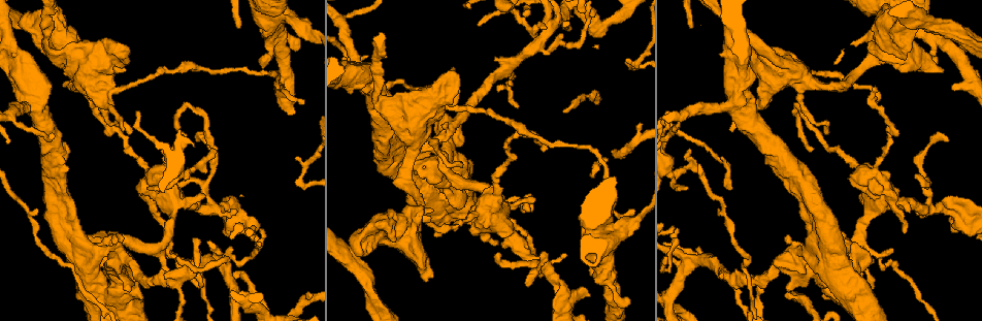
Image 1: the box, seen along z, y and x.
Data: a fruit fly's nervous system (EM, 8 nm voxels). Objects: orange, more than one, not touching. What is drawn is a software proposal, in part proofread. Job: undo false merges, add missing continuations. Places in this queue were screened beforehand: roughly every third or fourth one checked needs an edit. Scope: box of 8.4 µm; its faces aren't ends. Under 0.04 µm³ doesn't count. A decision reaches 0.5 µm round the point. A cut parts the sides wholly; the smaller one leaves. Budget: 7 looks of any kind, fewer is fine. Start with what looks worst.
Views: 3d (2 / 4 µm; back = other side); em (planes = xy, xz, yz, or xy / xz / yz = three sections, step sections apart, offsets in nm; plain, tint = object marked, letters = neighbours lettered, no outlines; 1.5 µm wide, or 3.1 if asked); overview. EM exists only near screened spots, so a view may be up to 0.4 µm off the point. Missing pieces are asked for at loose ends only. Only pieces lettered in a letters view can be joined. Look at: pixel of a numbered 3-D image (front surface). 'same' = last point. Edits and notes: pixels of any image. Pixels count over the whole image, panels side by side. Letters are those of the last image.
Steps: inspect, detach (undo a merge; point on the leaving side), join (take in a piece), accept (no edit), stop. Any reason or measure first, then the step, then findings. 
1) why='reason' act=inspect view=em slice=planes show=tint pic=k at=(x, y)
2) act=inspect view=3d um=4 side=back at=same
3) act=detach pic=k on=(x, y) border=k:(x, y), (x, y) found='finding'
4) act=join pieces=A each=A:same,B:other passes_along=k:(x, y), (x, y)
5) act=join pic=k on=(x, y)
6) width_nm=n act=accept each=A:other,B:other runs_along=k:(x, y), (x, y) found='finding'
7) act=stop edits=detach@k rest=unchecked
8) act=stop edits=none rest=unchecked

why='a fork' act=inspect view=em slice=planes show=tint pic=1 at=(910, 22)

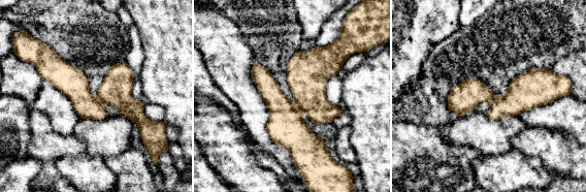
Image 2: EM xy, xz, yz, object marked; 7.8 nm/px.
act=inspect view=em slice=planes show=letters at=same

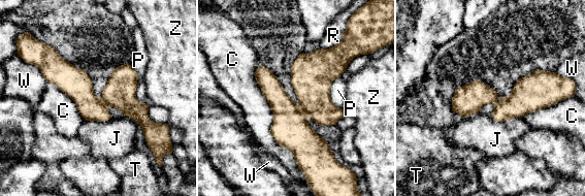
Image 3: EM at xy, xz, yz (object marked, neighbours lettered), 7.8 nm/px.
longest_contact=C:850nm act=detach pic=3 on=(290, 129) each=C:other,J:other,P:other,R:other,T:other,W:other,Z:other part_leaving=3:(260, 69), (287, 116), (328, 151) found='two neurons meet here'

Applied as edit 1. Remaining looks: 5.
why='abrupt turn' act=inspect view=em slice=planes show=tint pic=1 at=(675, 128)

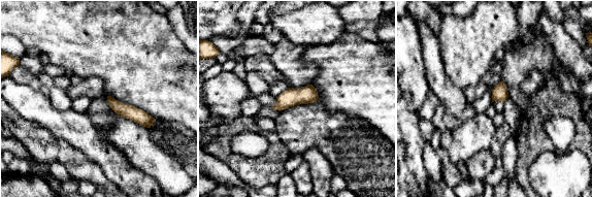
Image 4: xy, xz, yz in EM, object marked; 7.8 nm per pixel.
why='see the neighbours' act=inspect view=em slice=planes show=letters at=same

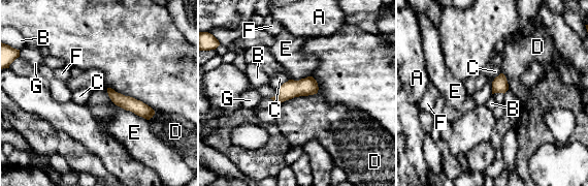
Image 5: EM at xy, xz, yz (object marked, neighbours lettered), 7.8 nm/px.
width_nm=70 act=accept each=A:other,B:other,C:other,D:other,E:other,F:other,G:other found='one neuron here'

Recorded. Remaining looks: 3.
why='an open end' act=inspect view=3d um=2 pic=1 at=(426, 281)

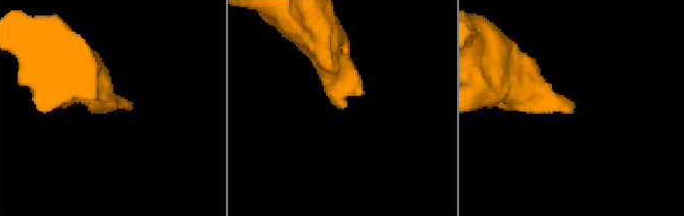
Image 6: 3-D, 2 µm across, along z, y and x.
act=inspect view=em slice=planes show=letters pic=6 at=(573, 112)

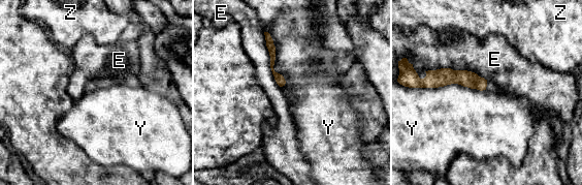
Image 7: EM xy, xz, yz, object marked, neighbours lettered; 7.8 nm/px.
act=accept each=E:other,Y:other,Z:other border=7:(425, 70), (466, 69), (487, 80) found='no lettered piece goes on from it'

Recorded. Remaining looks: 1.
act=stop edits=detach@3 rest=unchecked

